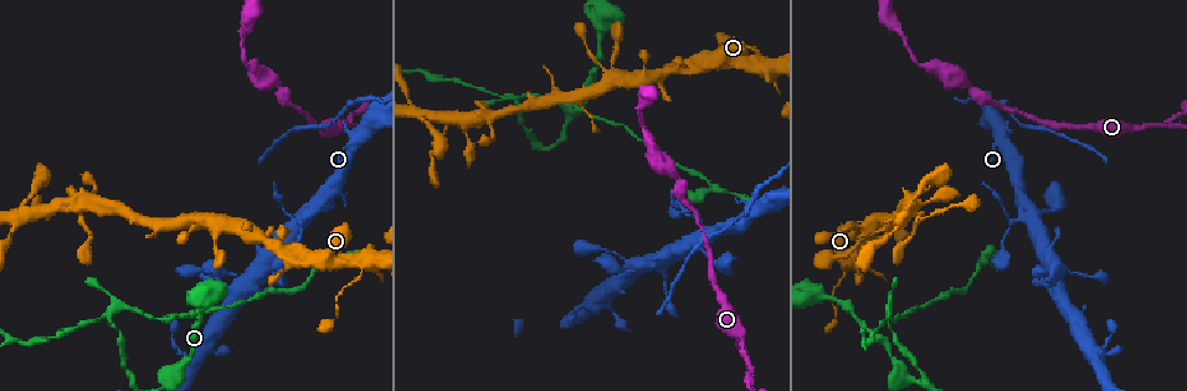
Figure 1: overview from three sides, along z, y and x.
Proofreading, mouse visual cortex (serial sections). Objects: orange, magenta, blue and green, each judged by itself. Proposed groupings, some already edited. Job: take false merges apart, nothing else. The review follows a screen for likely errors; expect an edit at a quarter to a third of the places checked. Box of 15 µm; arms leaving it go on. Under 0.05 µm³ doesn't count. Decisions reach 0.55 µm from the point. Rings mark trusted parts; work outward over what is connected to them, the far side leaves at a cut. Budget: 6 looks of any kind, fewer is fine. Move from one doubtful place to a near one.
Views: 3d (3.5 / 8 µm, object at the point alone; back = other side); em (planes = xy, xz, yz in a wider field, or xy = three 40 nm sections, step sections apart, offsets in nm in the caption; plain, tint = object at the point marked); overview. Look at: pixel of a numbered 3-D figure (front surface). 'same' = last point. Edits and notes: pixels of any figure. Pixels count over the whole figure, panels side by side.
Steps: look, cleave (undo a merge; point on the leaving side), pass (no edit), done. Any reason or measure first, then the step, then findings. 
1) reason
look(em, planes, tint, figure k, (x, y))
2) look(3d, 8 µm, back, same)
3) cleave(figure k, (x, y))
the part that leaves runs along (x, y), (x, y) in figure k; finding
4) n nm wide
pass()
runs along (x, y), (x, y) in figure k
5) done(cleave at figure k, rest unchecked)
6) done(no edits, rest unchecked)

looks like a crossing
look(3d, 3.5 µm, figure 1, (108, 318))

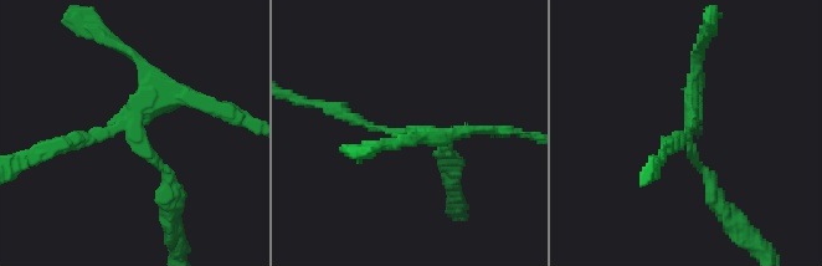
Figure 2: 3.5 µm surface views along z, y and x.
look(em, xy, step 1, tint, figure 2, (135, 127))

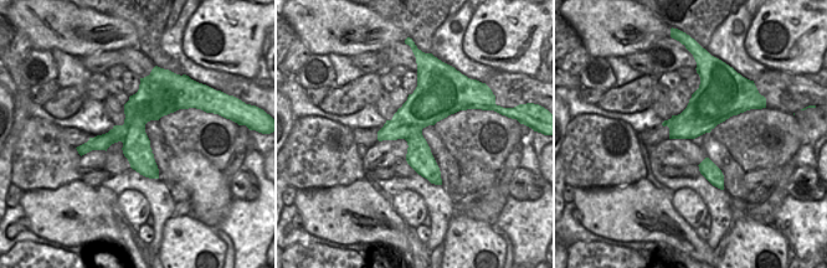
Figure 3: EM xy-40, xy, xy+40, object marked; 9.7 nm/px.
another direction
look(em, xy, step 2, tint, same)

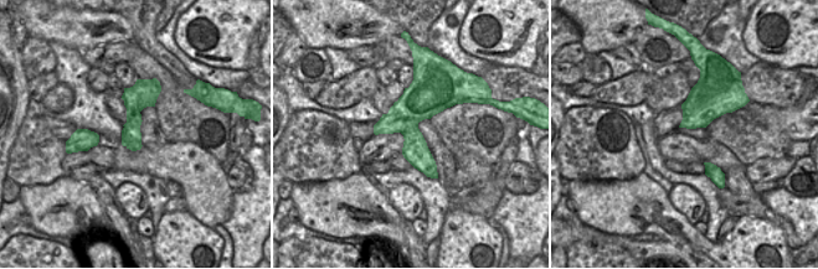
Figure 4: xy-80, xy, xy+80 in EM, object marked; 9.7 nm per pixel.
arms of 150, 150, 200, 200 nm
cleave(figure 2, (88, 141))
two cells meet here

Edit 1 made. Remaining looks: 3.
redraw
look(overview)

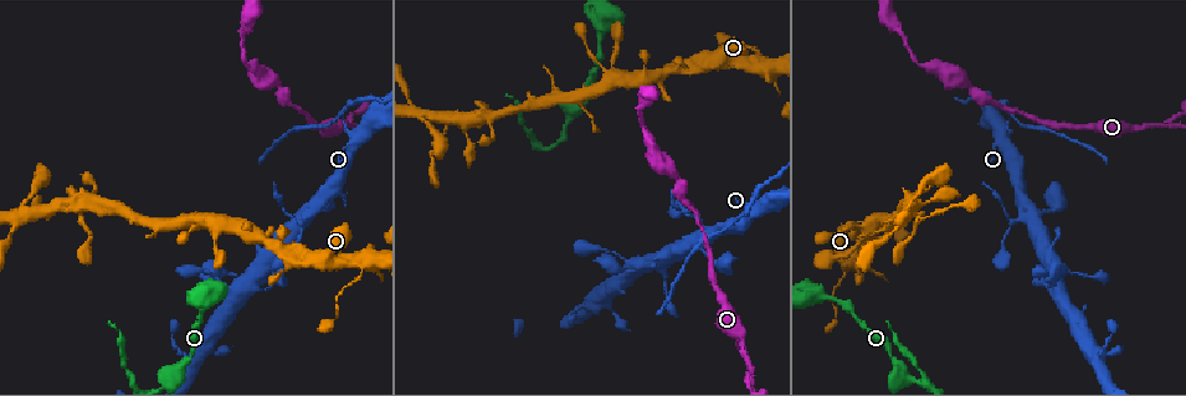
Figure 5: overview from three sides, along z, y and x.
sharp bend
look(3d, 3.5 µm, figure 5, (335, 303))

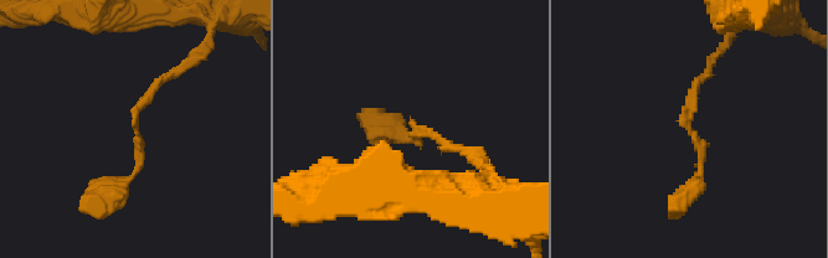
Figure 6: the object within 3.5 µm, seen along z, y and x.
arms of 150, 150 nm
look(em, xy, step 5, tint, figure 6, (691, 129))

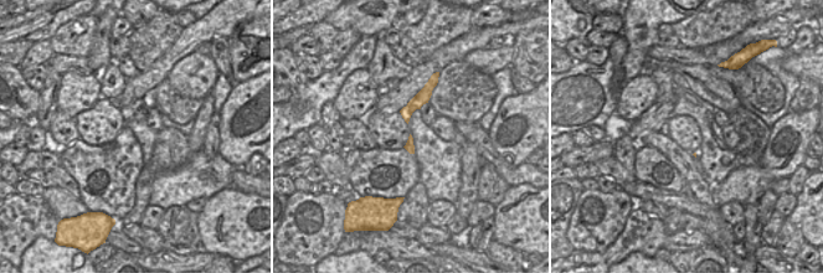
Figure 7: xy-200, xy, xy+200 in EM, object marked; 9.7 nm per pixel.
pass()
runs along (184, 67), (138, 108), (138, 170), (107, 192) in figure 6; one cell here

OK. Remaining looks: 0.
done(cleave at figure 2, rest unchecked)

